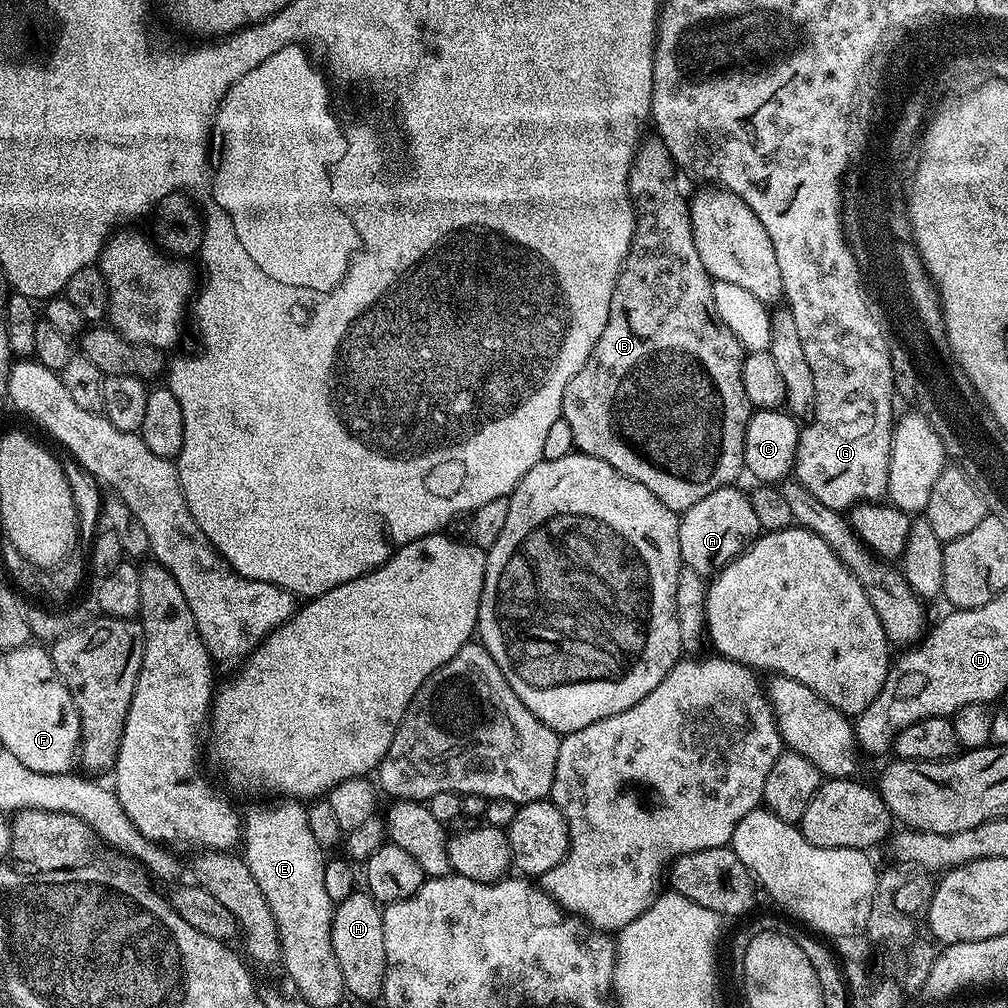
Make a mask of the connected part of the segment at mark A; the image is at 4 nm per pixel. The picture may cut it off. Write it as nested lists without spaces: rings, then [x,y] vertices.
[[[729,486],[714,490],[714,494],[706,494],[699,502],[694,502],[680,516],[678,526],[678,546],[680,547],[680,559],[683,565],[692,567],[697,574],[703,578],[711,577],[713,574],[725,568],[735,556],[739,556],[757,536],[761,535],[760,516],[752,505],[752,500],[744,492],[739,492],[739,487]]]

